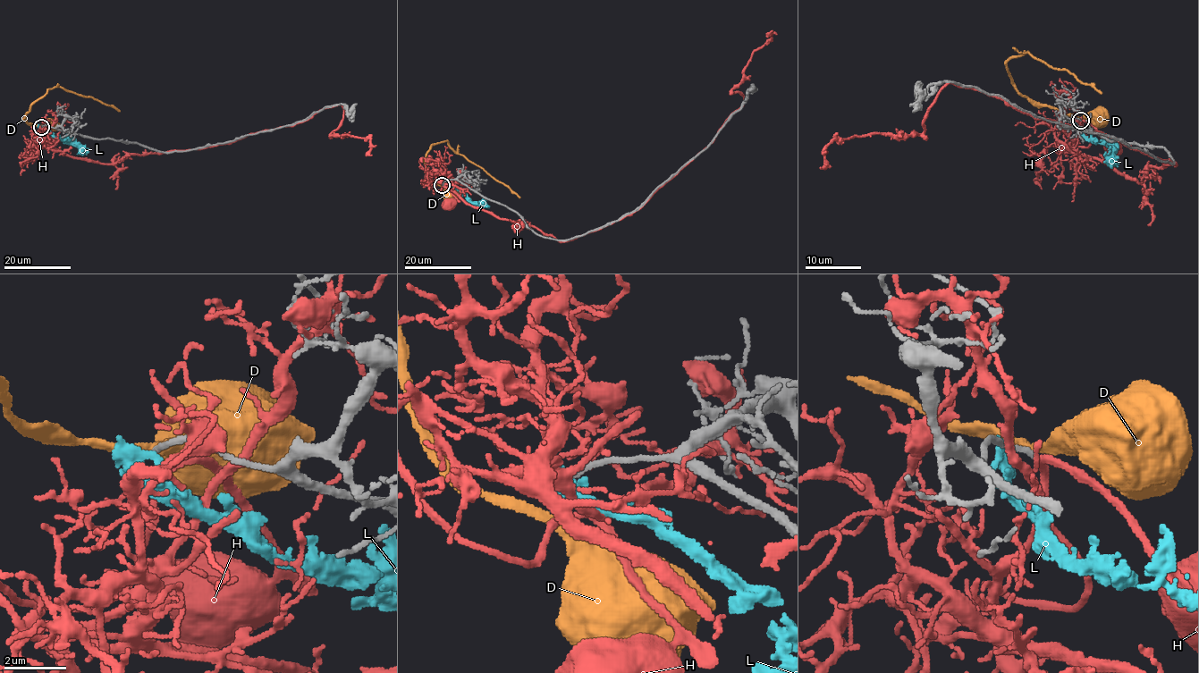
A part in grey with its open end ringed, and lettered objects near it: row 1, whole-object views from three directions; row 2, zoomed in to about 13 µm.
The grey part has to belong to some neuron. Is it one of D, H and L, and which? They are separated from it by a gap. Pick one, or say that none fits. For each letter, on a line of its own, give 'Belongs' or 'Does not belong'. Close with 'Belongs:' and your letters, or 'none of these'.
D: Does not belong
H: Does not belong
L: Does not belong
Belongs: none of these

